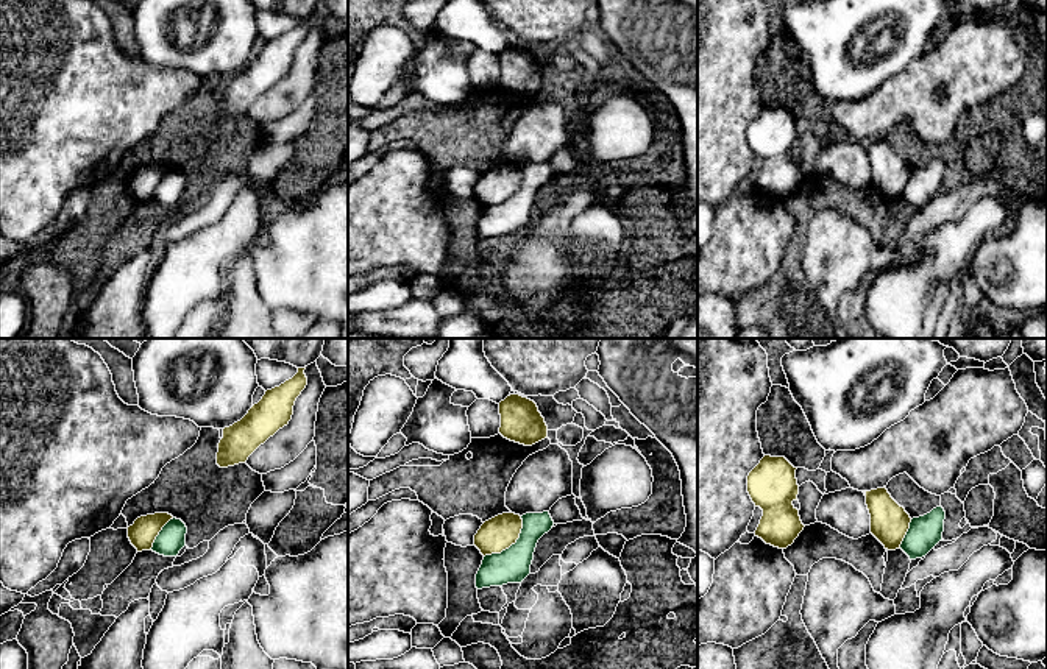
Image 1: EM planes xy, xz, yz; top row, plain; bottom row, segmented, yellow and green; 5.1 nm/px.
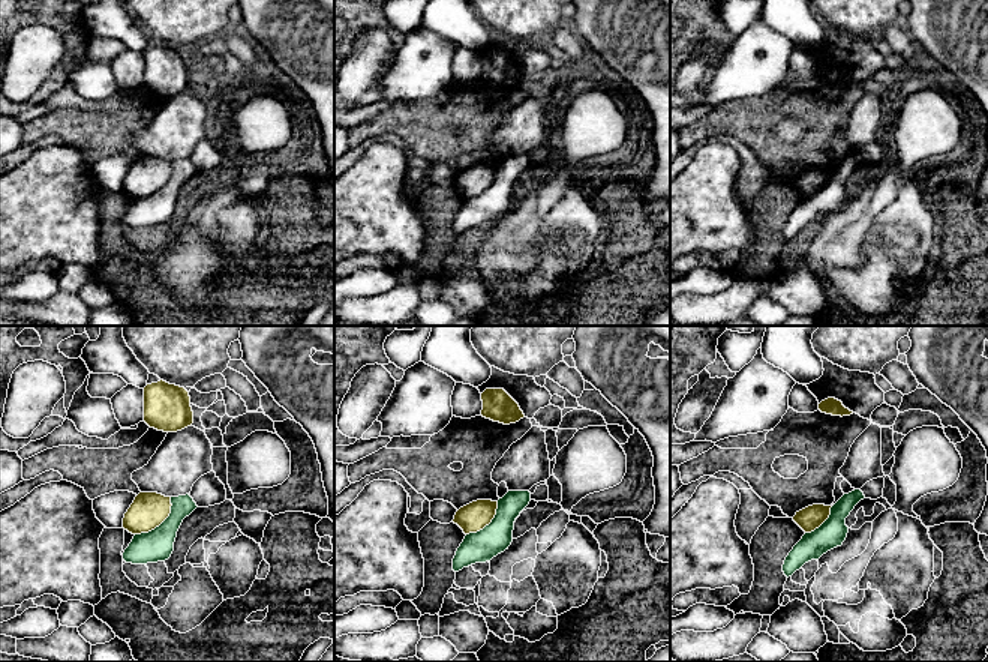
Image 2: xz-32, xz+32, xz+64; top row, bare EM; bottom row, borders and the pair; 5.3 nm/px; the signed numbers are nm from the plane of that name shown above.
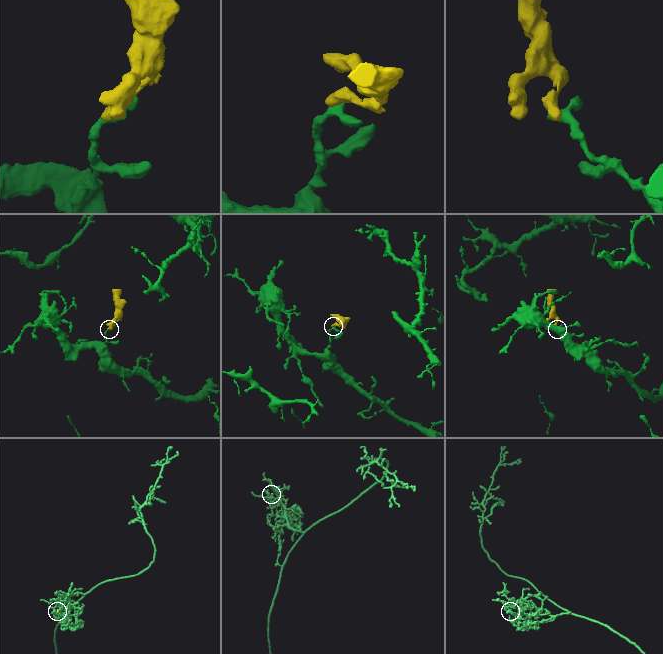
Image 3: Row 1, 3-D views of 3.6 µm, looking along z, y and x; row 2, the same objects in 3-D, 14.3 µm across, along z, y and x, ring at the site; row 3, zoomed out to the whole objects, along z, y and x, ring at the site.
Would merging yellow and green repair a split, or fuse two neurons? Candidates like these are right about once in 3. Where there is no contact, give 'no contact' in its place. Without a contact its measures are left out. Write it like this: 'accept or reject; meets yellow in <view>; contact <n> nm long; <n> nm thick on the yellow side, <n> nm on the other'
reject; meets yellow in xz; contact 300 nm long; 180 nm thick on the yellow side, 180 nm on the other

